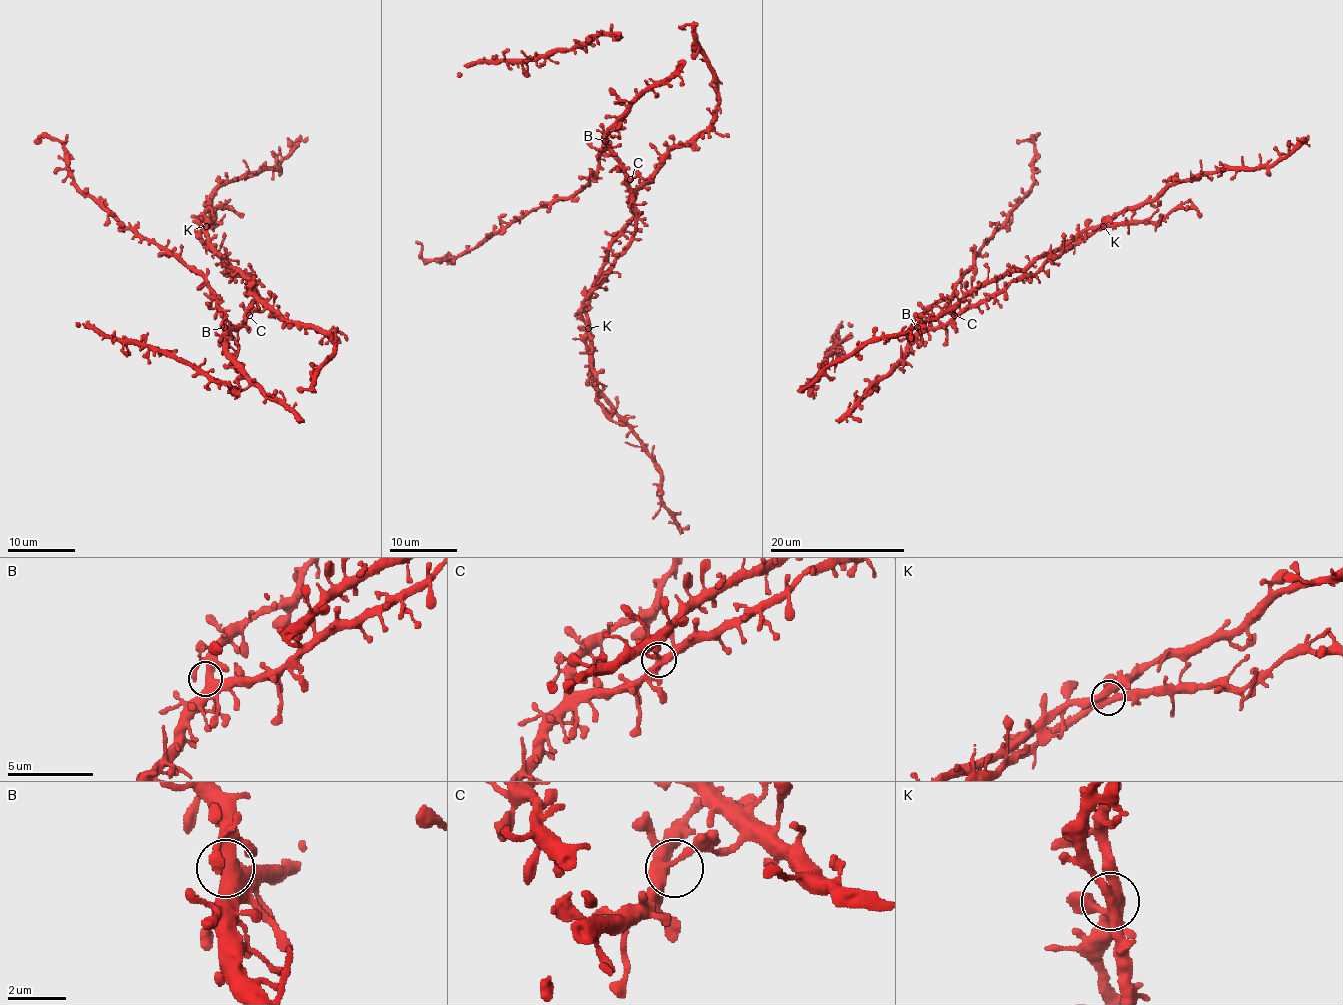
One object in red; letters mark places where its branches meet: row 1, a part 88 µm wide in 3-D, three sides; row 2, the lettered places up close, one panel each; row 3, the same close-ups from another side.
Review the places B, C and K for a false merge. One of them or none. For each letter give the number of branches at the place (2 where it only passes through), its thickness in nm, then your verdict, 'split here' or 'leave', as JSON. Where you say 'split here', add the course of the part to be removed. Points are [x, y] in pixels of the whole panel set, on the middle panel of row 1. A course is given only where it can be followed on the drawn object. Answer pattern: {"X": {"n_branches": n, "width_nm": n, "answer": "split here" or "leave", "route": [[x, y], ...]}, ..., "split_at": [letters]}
{"B": {"n_branches": 3, "width_nm": 420, "answer": "leave"}, "C": {"n_branches": 3, "width_nm": 360, "answer": "leave"}, "K": {"n_branches": 3, "width_nm": 440, "answer": "leave"}, "split_at": []}

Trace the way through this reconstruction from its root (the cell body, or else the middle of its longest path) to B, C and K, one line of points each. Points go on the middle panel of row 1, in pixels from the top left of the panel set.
B: (636, 211), (629, 177), (619, 157), (605, 141)
C: (636, 211), (630, 179)
K: (636, 211), (636, 231), (630, 236), (629, 247), (590, 296), (586, 308), (588, 328)

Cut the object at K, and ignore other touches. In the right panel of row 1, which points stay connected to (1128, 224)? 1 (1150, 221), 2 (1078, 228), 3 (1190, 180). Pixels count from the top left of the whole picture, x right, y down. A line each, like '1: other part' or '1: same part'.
1: same part
2: other part
3: other part

